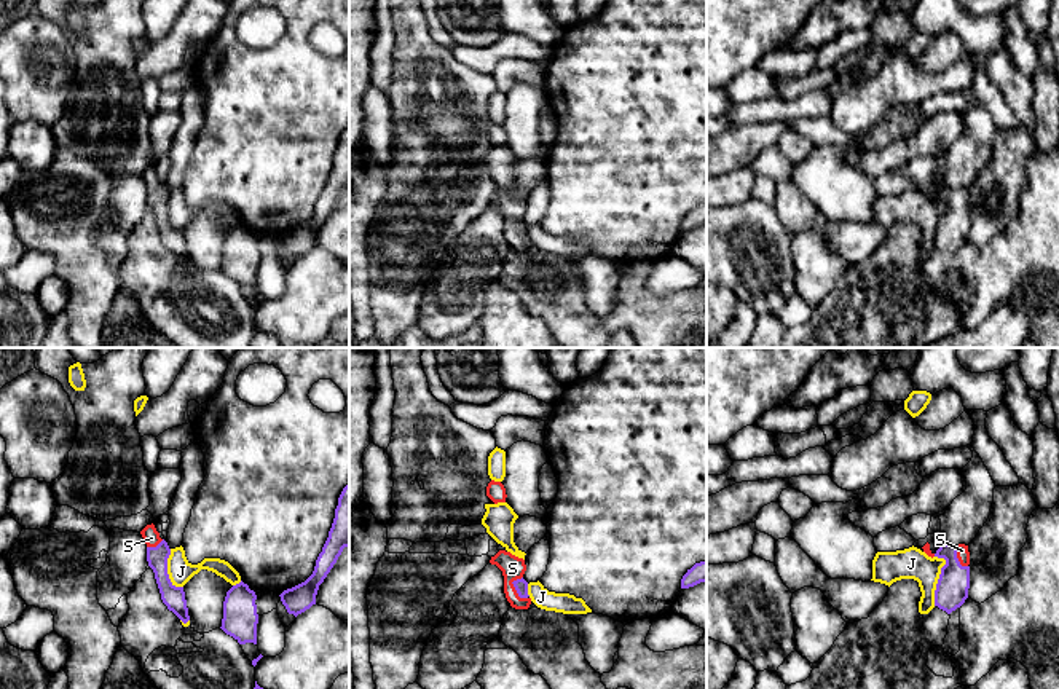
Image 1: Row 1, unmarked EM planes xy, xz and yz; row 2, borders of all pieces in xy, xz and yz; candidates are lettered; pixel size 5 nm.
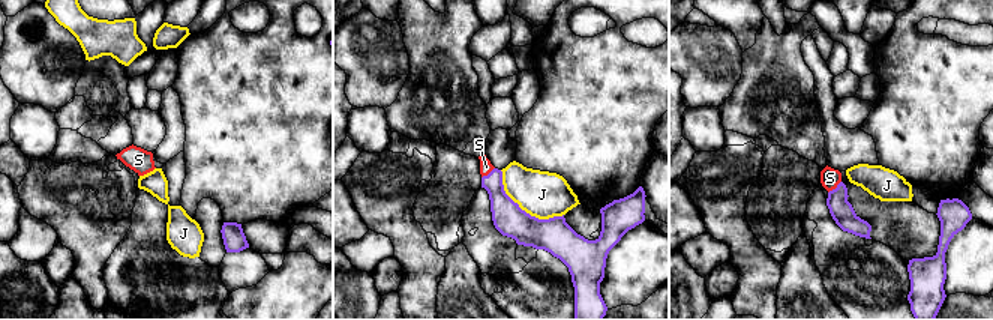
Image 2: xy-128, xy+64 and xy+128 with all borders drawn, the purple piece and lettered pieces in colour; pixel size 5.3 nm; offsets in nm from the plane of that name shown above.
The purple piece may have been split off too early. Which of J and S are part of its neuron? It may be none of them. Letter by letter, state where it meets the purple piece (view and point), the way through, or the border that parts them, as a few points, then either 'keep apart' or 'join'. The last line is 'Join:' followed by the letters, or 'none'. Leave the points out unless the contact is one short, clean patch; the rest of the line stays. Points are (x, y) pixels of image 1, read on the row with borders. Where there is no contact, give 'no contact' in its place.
J: meets purple in yz at (938, 579); keep apart
S: meets purple in xz at (517, 592); runs through xz (520, 586), (517, 592), (512, 582), (512, 568); join
Join: S

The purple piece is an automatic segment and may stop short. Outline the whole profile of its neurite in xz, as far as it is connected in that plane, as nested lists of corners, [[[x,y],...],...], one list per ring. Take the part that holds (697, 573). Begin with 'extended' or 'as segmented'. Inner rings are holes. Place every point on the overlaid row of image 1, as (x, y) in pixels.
as segmented; [[[707,561],[695,563],[681,579],[681,589],[707,582]]]

